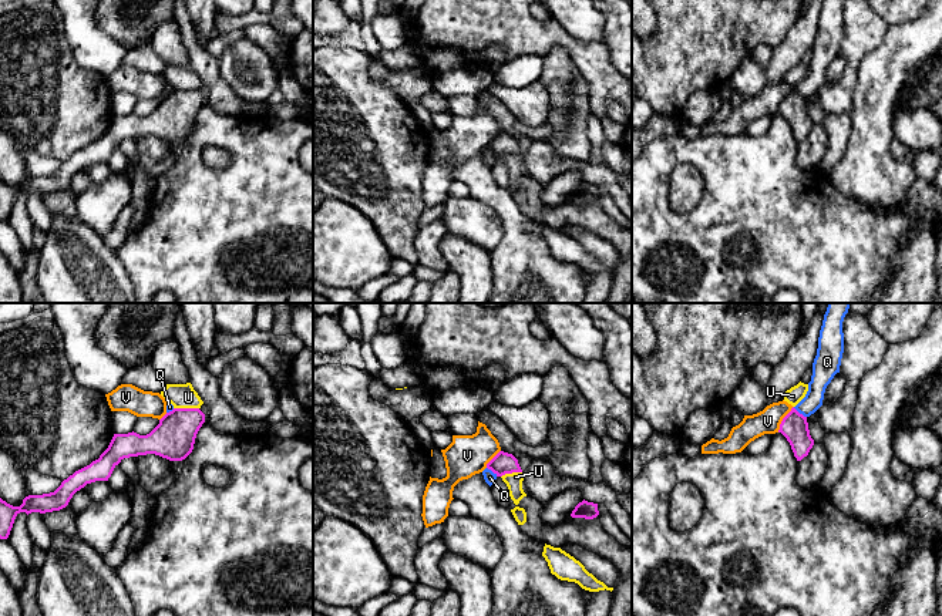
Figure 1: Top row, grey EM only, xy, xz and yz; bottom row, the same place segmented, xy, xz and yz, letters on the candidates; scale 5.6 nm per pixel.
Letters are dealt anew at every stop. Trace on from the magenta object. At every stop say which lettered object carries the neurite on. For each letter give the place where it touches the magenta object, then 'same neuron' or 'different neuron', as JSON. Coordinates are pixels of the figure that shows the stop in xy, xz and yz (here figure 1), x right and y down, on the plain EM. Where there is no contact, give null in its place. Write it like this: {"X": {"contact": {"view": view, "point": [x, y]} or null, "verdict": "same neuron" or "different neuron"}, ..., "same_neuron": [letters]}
{"Q": {"contact": {"view": "yz", "point": [798, 94]}, "verdict": "different neuron"}, "U": {"contact": {"view": "xy", "point": [187, 90]}, "verdict": "different neuron"}, "V": {"contact": {"view": "yz", "point": [783, 101]}, "verdict": "different neuron"}, "same_neuron": []}

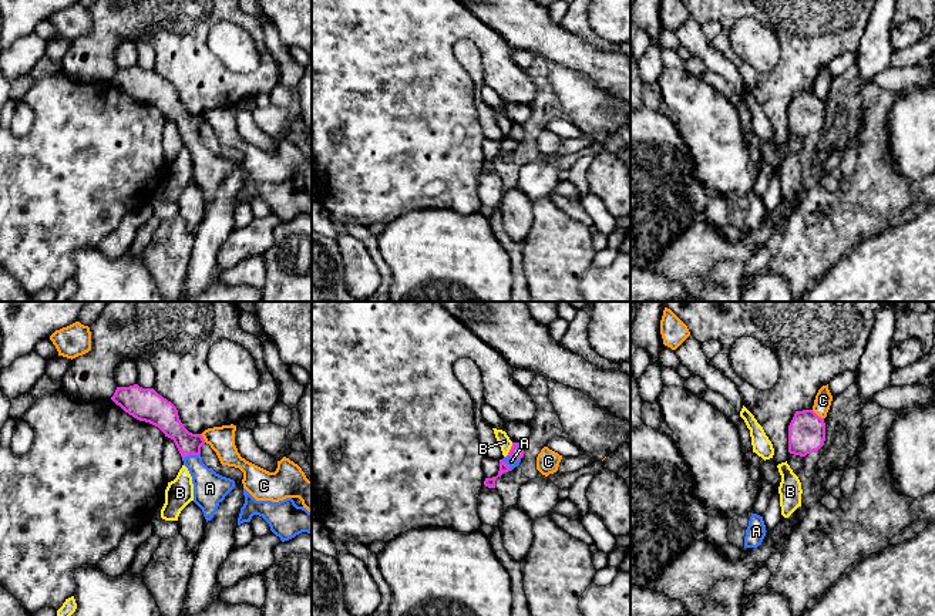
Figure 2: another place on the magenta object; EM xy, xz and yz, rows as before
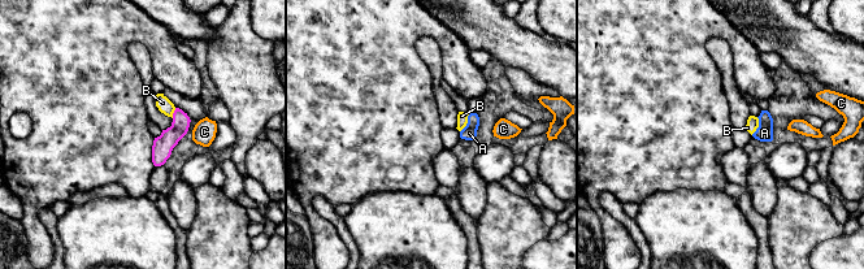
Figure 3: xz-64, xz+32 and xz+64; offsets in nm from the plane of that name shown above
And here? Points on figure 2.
{"A": {"contact": {"view": "xz", "point": [510, 137]}, "verdict": "same neuron"}, "B": {"contact": {"view": "xz", "point": [510, 131]}, "verdict": "different neuron"}, "C": {"contact": {"view": "yz", "point": [816, 96]}, "verdict": "different neuron"}, "same_neuron": ["A"]}

